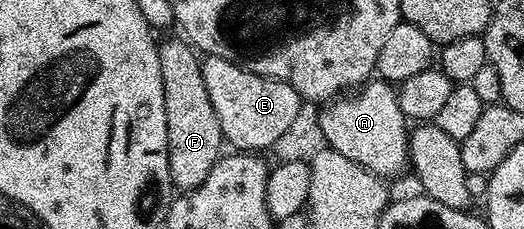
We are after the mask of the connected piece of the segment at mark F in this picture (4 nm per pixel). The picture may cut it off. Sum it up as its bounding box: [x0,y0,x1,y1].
[159,39,225,193]

